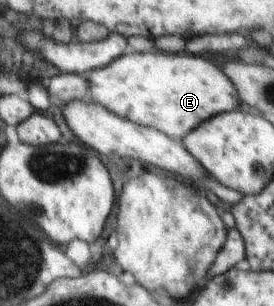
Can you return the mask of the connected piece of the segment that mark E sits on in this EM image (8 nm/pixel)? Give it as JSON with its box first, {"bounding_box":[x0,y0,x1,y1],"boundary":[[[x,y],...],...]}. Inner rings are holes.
{"bounding_box":[88,51,242,140],"boundary":[[[186,51],[127,52],[108,66],[92,71],[88,79],[88,98],[118,116],[155,128],[174,140],[182,140],[213,116],[238,109],[242,101],[237,88],[224,71],[204,59]]]}

